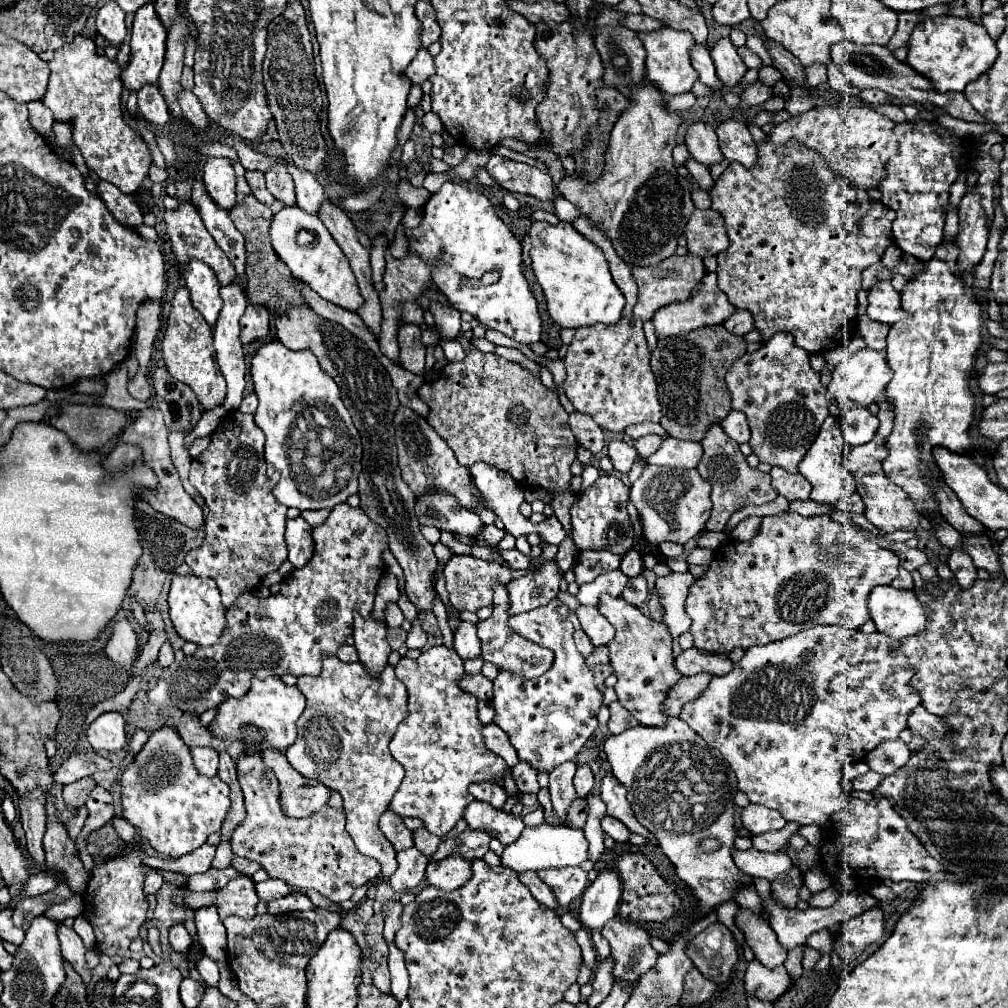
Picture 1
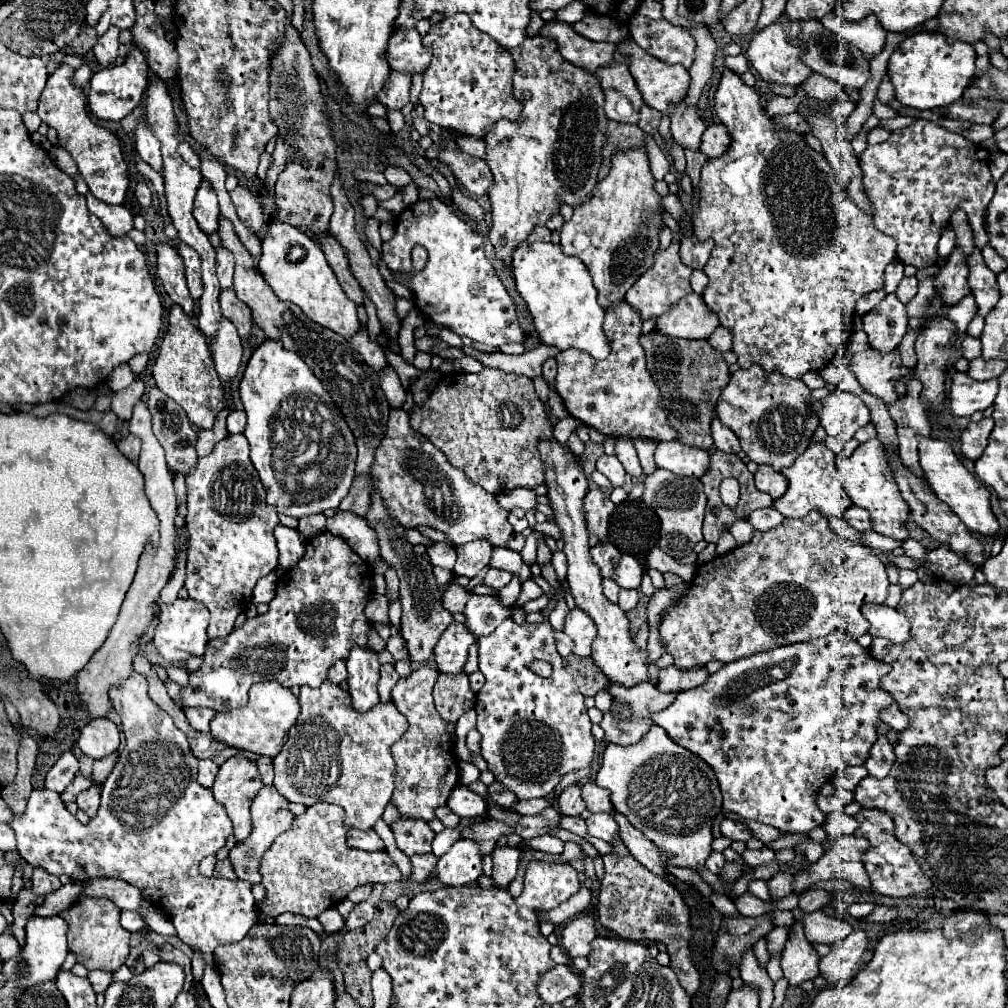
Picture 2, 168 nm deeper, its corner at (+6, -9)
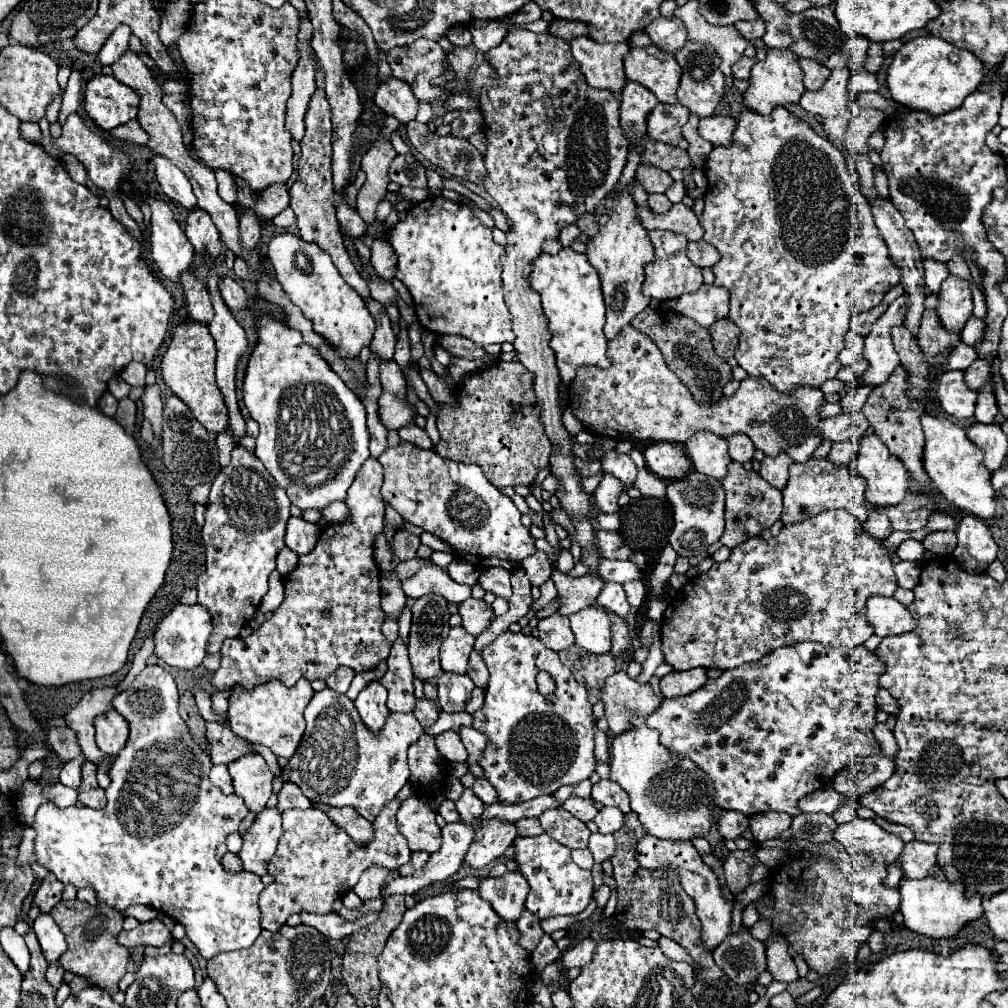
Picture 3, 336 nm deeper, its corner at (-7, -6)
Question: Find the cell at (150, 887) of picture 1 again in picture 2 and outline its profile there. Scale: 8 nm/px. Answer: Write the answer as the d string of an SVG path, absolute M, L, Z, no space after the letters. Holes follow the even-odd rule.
M123 910L123 912L121 912L121 926L123 926L125 930L129 930L129 932L137 932L137 930L141 930L141 928L145 926L145 922L143 922L141 914Z

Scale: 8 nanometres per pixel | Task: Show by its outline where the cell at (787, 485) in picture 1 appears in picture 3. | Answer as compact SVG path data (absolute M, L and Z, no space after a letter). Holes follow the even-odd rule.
M778 455L778 457L764 457L762 467L760 467L760 475L776 489L784 489L788 483L788 465L792 463L792 459L788 459L788 455Z

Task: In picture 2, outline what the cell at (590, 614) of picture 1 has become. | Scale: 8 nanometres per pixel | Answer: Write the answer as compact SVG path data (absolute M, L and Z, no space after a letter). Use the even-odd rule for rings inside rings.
M579 608L569 610L569 614L565 616L563 632L575 642L573 654L591 656L591 644L597 636L597 628L595 628L595 622L589 618L589 614L585 614Z

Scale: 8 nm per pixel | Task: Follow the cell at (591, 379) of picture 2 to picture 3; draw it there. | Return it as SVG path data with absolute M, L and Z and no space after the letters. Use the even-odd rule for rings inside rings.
M626 325L610 341L608 357L612 359L608 369L584 365L568 387L574 415L582 421L584 429L596 437L684 443L696 431L710 431L718 437L744 433L764 455L776 457L784 451L792 461L800 463L810 459L814 449L822 443L816 427L822 421L820 409L826 401L818 387L798 387L798 391L782 395L774 391L766 379L746 377L732 397L722 397L710 409L692 399L690 391L664 363L656 343L636 327Z

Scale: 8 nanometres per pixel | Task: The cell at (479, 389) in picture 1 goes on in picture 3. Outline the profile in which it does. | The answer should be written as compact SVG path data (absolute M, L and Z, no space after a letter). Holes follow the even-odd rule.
M496 361L488 365L484 371L468 377L456 391L458 405L440 403L438 413L438 431L440 441L434 445L446 459L454 459L460 463L476 463L484 469L486 477L496 487L516 487L530 485L532 479L548 465L550 457L550 441L544 435L544 427L540 423L540 409L536 405L536 397L532 391L532 373L520 361Z

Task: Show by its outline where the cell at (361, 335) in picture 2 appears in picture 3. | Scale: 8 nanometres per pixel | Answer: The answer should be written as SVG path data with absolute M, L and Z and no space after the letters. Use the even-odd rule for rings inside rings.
M394 359L380 363L380 383L382 383L384 391L396 393L398 397L402 397L406 393L406 379Z

